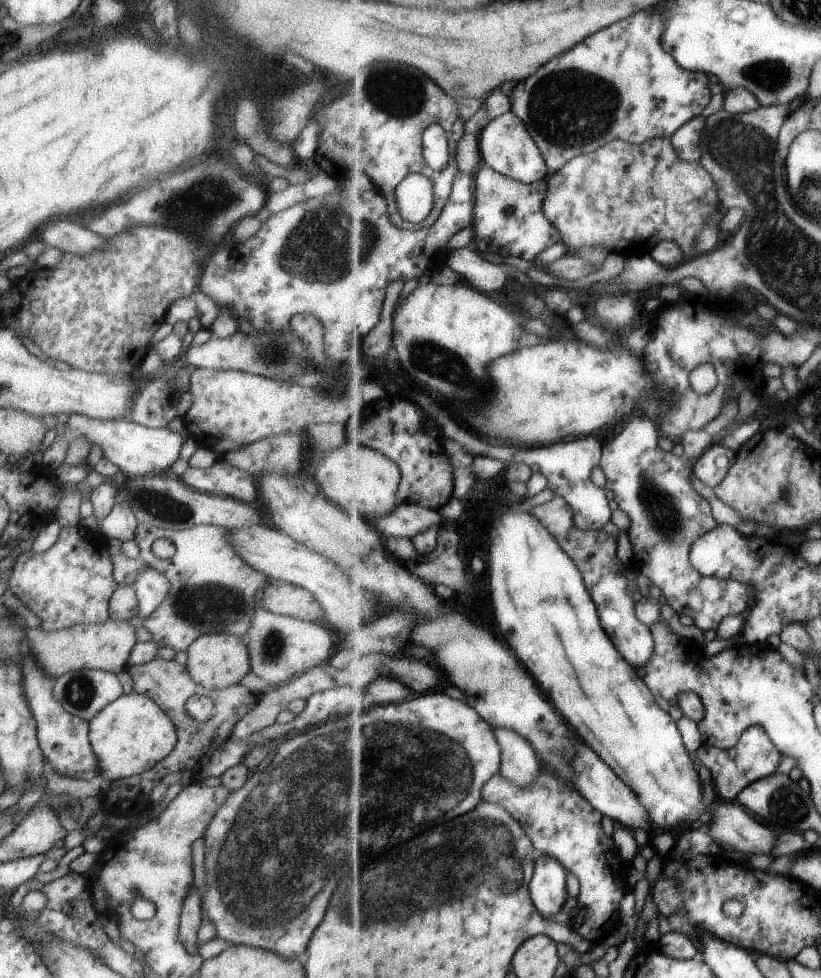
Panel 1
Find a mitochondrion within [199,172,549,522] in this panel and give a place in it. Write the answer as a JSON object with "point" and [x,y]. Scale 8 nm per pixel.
{"point":[323,233]}

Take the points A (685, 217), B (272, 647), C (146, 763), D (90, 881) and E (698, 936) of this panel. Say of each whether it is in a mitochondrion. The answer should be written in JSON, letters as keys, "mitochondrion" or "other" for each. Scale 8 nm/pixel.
{"A":"other","B":"mitochondrion","C":"other","D":"other","E":"other"}

